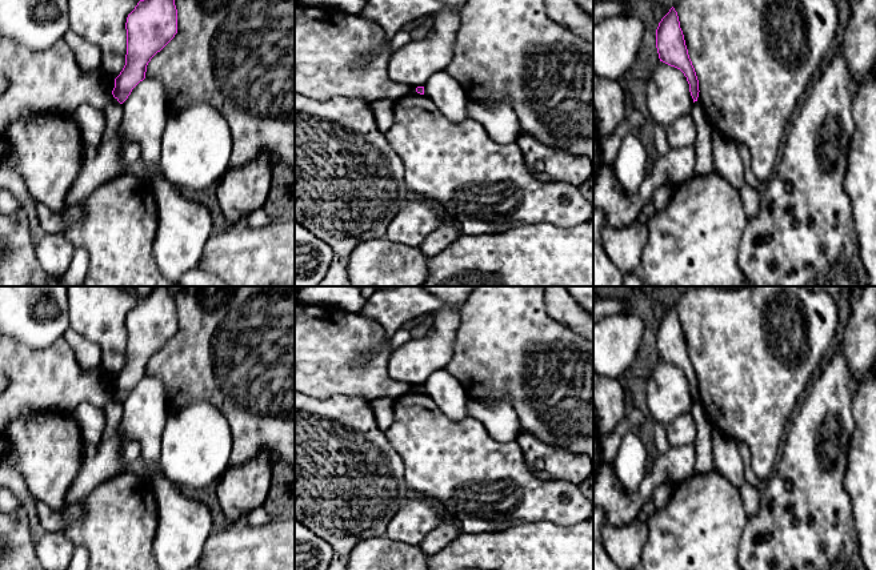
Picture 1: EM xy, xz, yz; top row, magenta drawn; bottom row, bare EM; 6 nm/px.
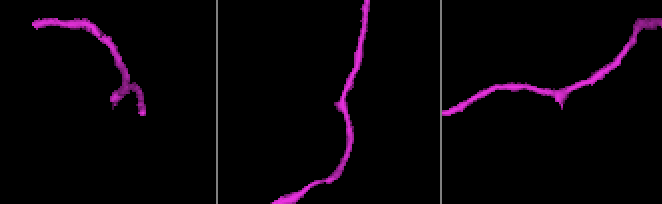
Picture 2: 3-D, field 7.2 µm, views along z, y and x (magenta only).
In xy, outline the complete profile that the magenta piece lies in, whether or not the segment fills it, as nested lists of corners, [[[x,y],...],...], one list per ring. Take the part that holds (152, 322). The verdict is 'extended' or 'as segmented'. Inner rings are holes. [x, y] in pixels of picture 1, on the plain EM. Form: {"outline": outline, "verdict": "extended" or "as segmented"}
{"outline": [[[156,286],[128,313],[125,364],[115,377],[113,396],[123,402],[145,377],[147,364],[177,332],[177,308],[167,286]]], "verdict": "as segmented"}

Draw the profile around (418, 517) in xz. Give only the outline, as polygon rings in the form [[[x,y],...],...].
[[[408,499],[388,522],[385,535],[397,542],[420,545],[424,537],[440,523],[432,501]]]

